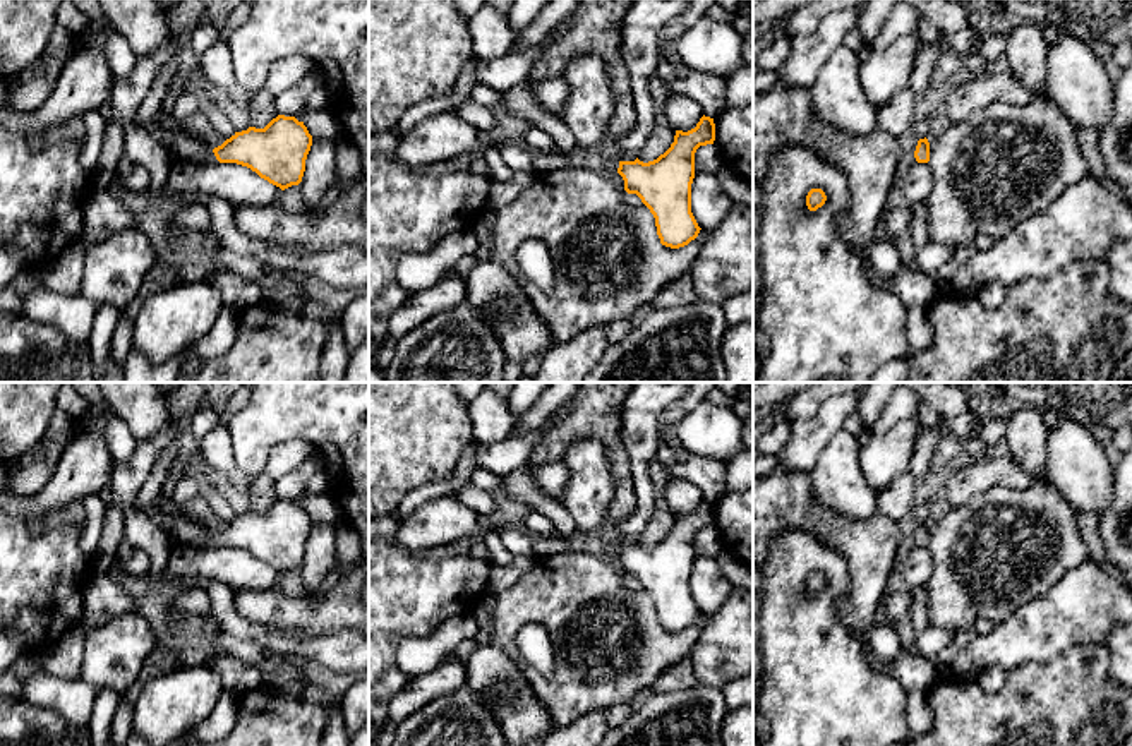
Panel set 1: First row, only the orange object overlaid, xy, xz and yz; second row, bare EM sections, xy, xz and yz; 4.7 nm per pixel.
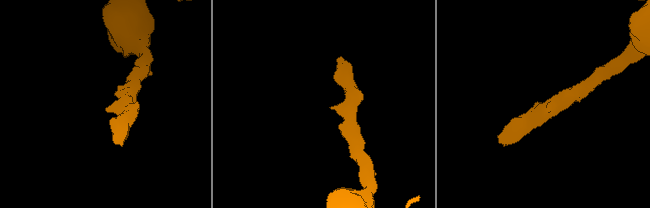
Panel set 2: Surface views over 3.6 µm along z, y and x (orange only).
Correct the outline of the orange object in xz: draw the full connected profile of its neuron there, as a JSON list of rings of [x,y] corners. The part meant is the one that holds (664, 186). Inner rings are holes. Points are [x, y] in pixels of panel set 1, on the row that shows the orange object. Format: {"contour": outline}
{"contour": [[[703,115],[695,129],[676,130],[674,142],[657,159],[619,161],[617,173],[624,180],[624,190],[636,194],[650,209],[660,244],[665,247],[684,247],[701,230],[691,213],[695,153],[714,141],[714,118]]]}

